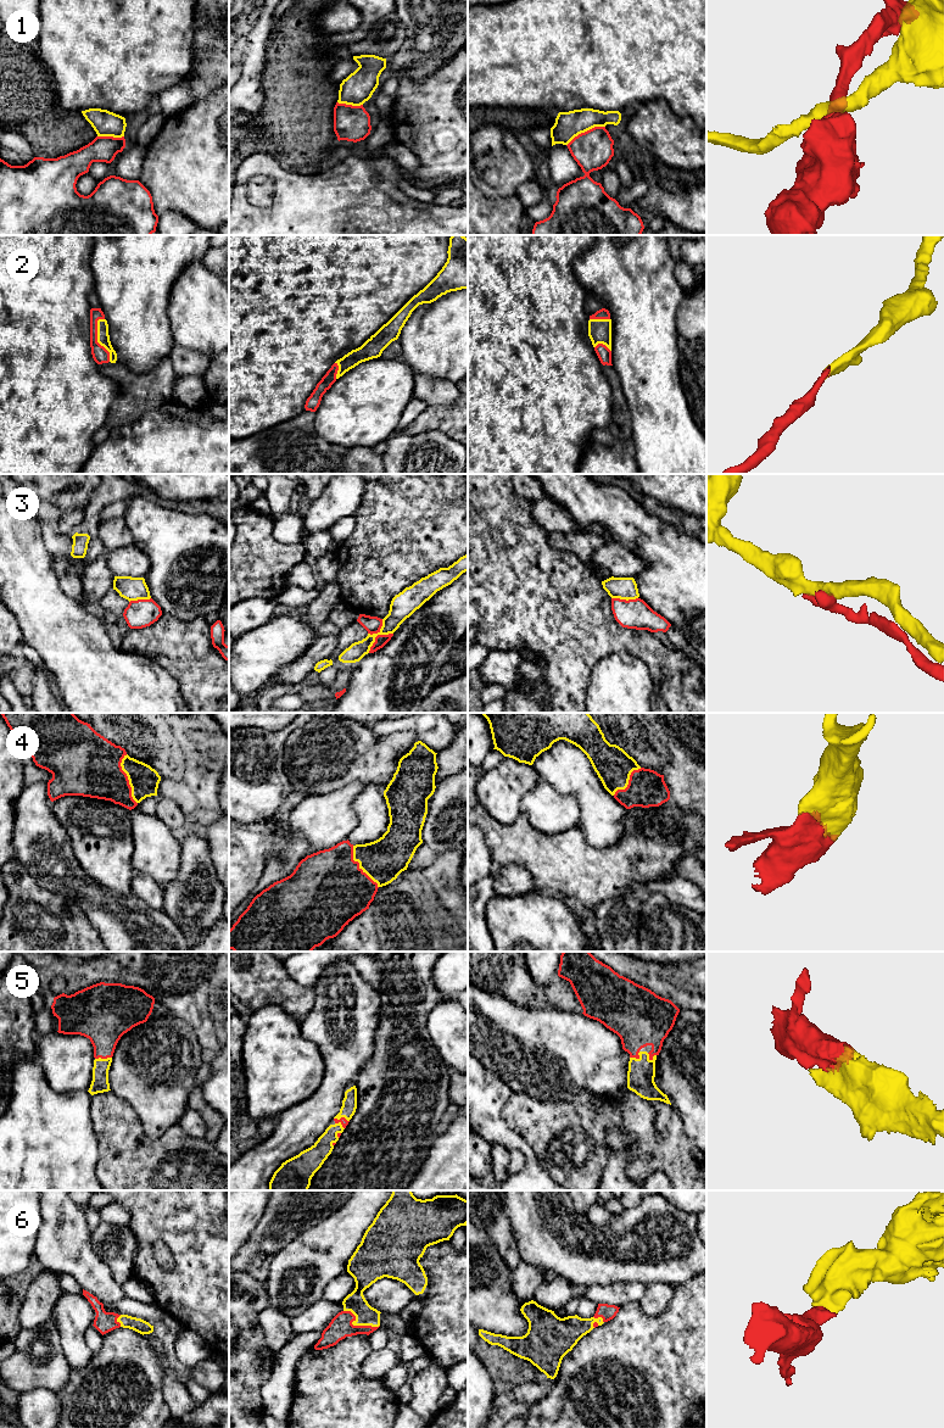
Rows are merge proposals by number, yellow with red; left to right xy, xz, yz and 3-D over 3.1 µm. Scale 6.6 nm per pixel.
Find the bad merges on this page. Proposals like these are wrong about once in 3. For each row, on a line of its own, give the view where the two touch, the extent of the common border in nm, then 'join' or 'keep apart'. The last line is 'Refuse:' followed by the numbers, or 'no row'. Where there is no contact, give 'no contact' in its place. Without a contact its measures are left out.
1: contact in yz; length 280 nm; keep apart
2: contact in xy; length 300 nm; join
3: contact in xz; length 240 nm; keep apart
4: contact in xy; length 340 nm; join
5: contact in xy; length 110 nm; join
6: contact in xz; length 260 nm; join
Refuse: 1, 3

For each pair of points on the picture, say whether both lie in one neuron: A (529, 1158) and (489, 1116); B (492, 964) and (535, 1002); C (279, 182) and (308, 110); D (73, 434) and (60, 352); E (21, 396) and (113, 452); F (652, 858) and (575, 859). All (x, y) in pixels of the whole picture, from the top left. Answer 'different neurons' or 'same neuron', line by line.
A: same neuron
B: same neuron
C: different neurons
D: same neuron
E: different neurons
F: same neuron

